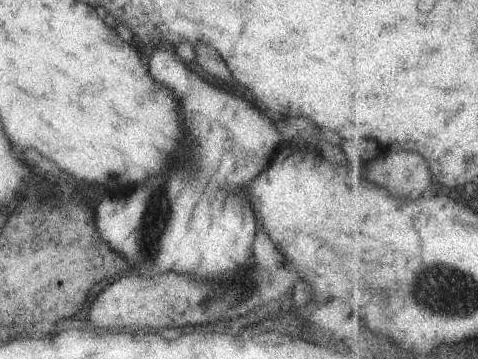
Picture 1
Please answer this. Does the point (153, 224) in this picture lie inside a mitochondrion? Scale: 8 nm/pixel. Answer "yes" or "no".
yes

